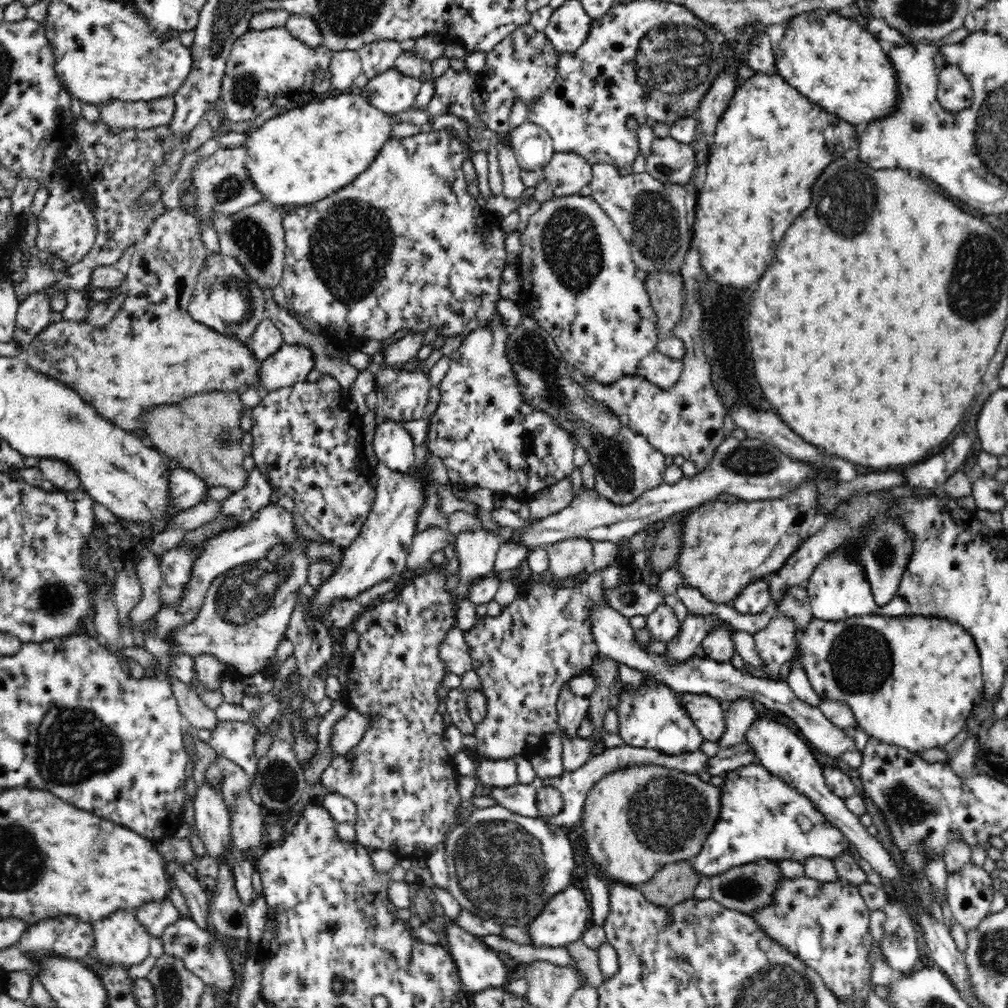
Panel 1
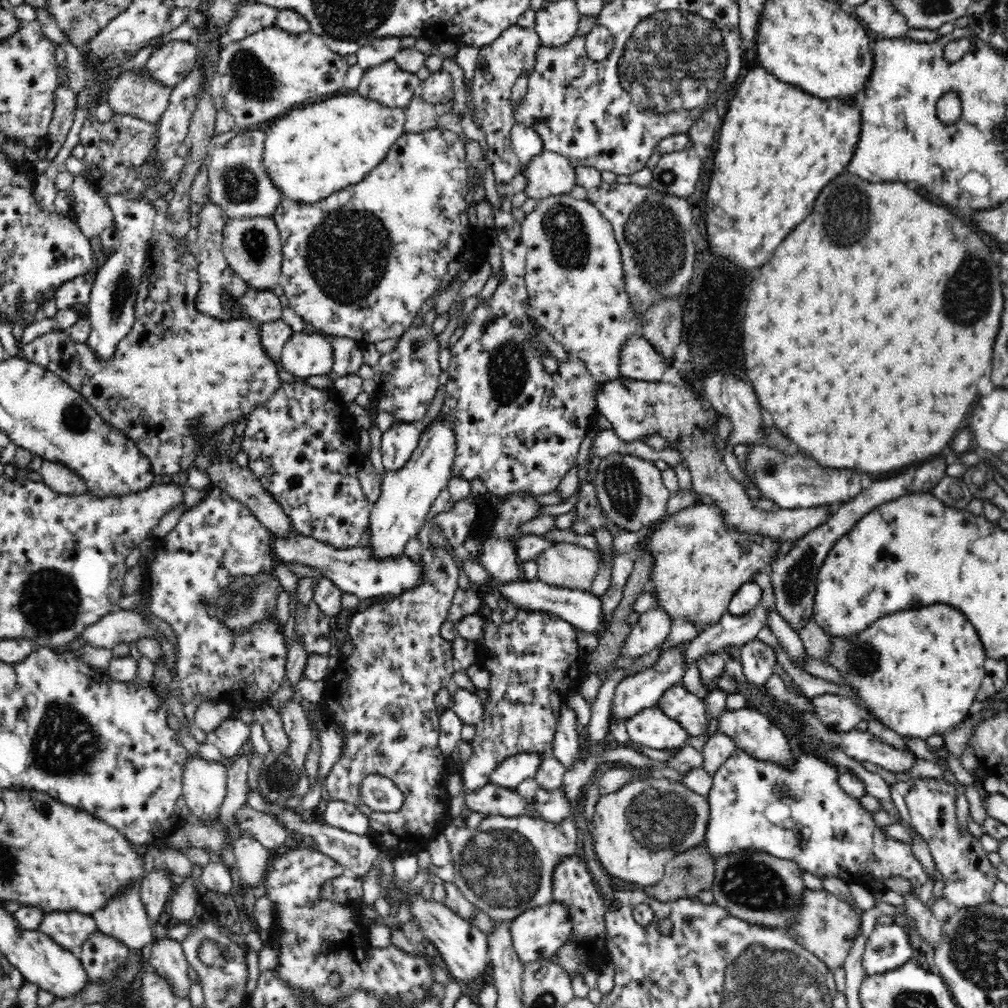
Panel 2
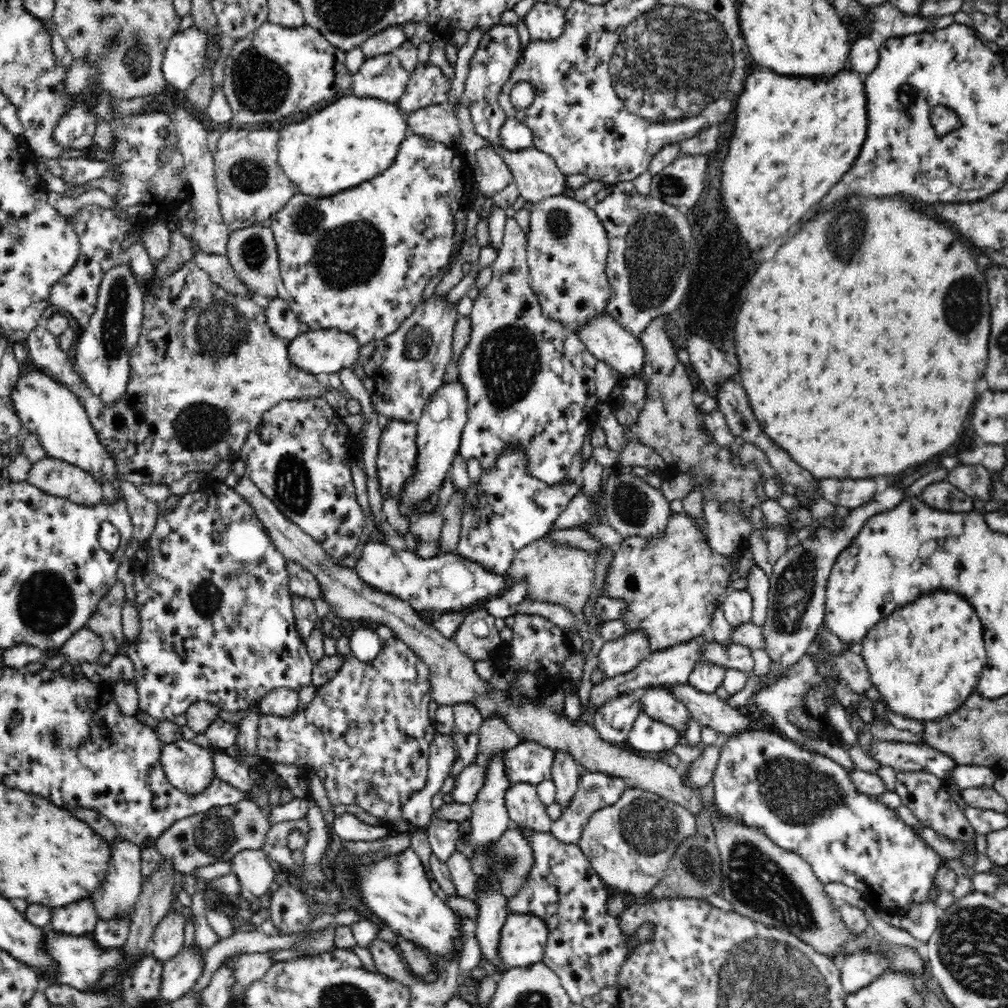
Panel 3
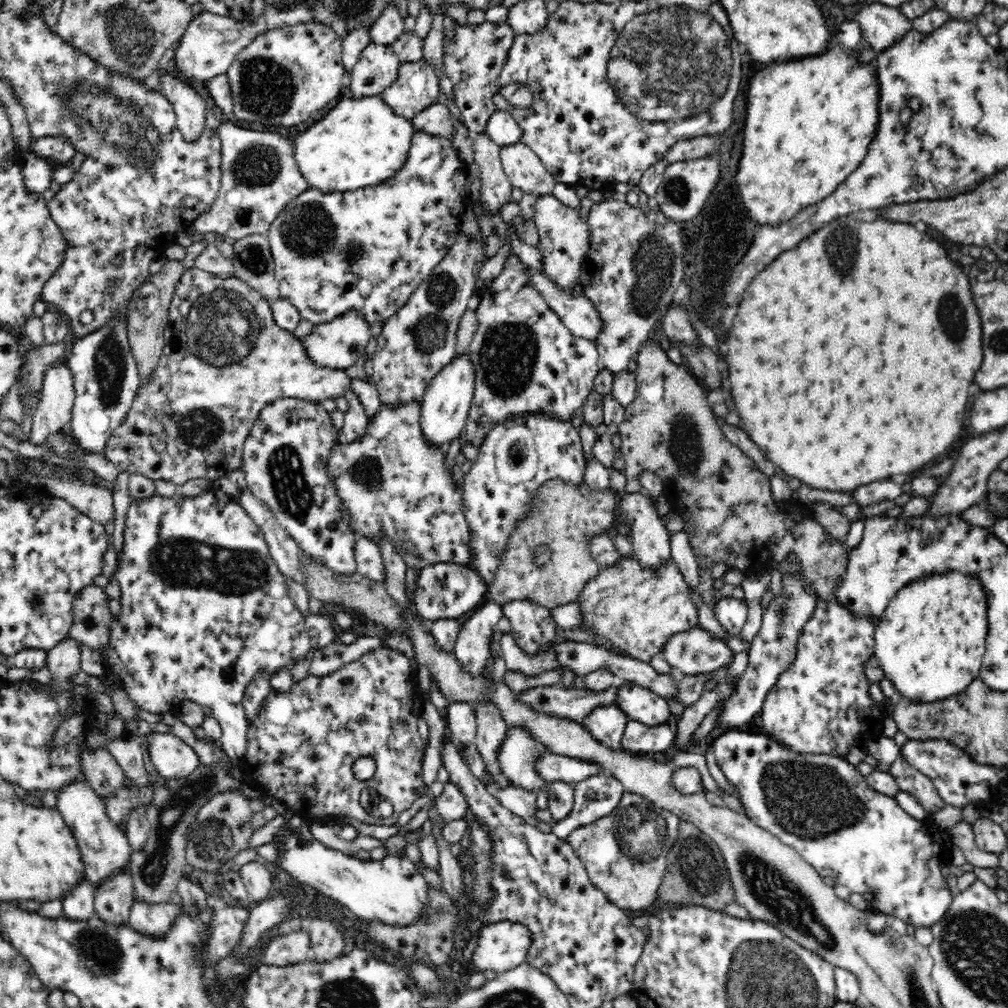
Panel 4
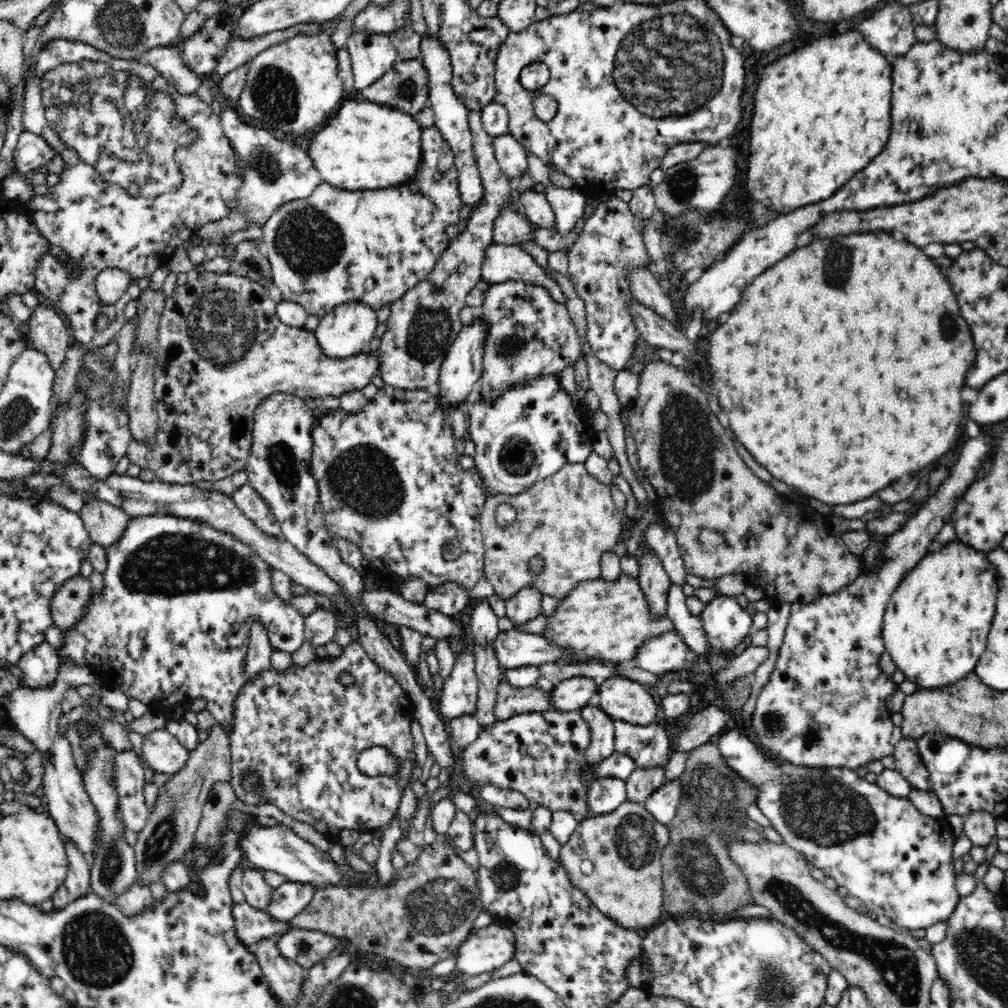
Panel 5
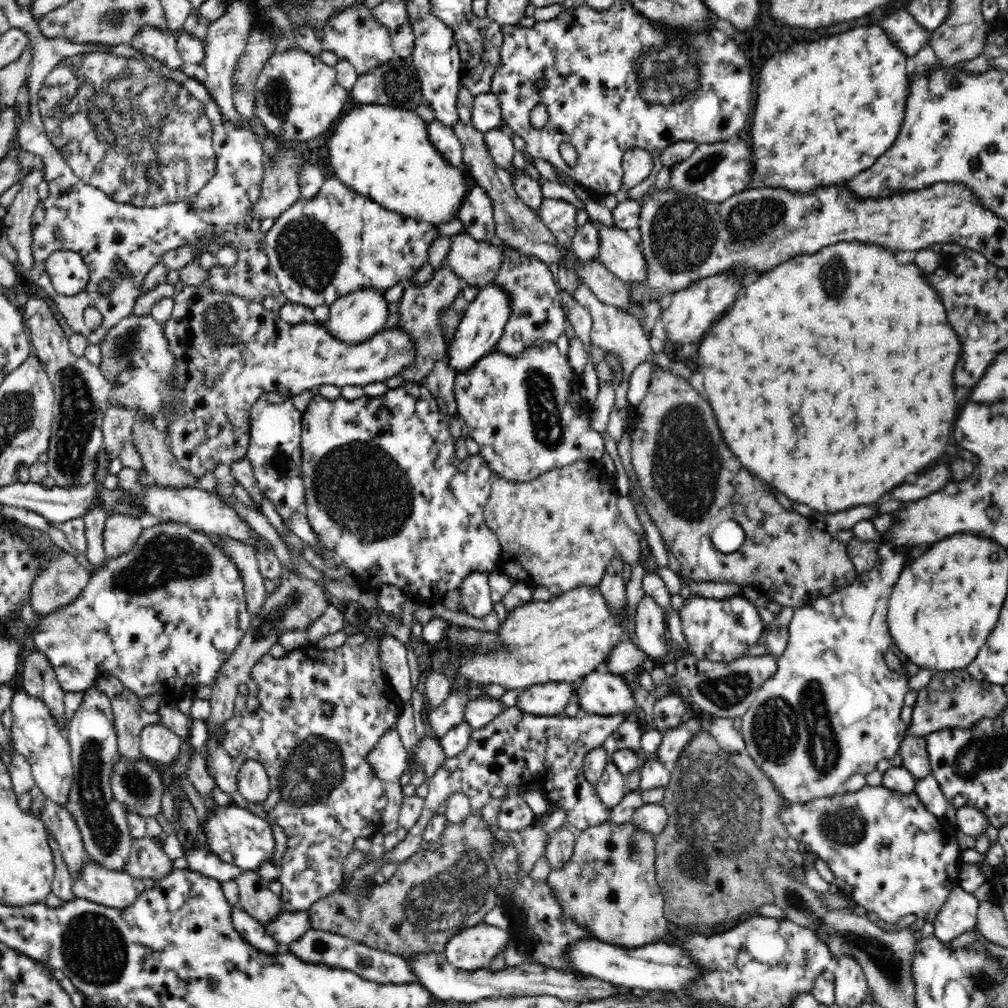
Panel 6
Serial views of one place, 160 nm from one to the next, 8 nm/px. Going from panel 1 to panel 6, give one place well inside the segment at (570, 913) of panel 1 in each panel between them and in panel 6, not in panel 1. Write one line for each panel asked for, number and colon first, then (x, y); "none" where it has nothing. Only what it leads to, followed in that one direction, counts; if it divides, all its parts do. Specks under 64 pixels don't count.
2: (539, 933)
3: (525, 935)
4: (503, 945)
5: (491, 947)
6: (473, 949)

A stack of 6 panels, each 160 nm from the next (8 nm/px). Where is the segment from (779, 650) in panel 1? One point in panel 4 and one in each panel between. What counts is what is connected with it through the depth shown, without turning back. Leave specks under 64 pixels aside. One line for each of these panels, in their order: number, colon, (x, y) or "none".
2: (758, 659)
3: (737, 656)
4: (697, 651)

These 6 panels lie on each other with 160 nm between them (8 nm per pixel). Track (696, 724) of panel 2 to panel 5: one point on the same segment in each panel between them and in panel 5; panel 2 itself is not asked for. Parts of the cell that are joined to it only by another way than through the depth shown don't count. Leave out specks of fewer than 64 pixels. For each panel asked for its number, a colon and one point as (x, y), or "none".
3: (662, 704)
4: (640, 703)
5: (623, 699)

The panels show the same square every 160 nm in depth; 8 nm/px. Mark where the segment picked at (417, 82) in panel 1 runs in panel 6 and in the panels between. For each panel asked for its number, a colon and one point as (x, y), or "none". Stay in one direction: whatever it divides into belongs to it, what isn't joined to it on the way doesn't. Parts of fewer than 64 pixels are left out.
2: (387, 84)
3: (383, 77)
4: (379, 68)
5: (372, 55)
6: (352, 34)

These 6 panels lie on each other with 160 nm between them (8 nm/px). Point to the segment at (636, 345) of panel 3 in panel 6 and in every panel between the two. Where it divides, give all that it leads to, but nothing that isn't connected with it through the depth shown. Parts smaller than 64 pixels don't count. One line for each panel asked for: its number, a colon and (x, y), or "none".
4: (577, 312)
5: (502, 263)
6: (479, 262)

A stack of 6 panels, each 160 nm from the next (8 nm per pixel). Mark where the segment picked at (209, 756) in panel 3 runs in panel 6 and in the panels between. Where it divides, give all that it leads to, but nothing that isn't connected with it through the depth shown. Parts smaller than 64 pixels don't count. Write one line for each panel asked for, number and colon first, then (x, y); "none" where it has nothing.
4: (174, 759)
5: (163, 752)
6: (160, 745)

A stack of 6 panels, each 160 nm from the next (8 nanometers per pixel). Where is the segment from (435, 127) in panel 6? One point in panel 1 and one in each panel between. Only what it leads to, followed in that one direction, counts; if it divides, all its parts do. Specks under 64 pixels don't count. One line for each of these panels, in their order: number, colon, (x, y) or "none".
1: (358, 263)
2: (365, 259)
3: (357, 262)
4: (367, 250)
5: (334, 247)

